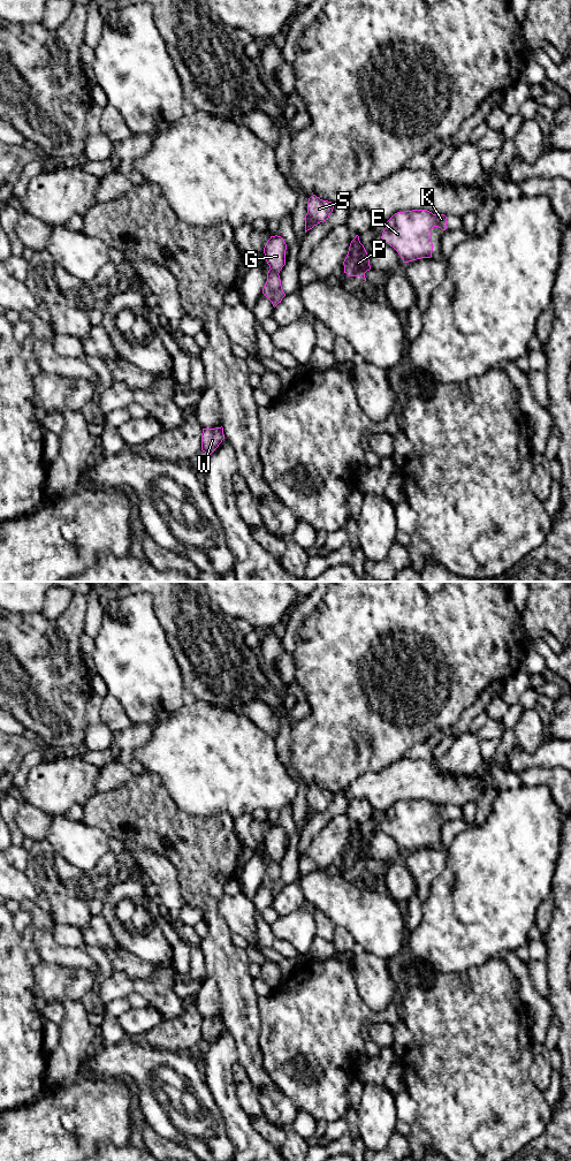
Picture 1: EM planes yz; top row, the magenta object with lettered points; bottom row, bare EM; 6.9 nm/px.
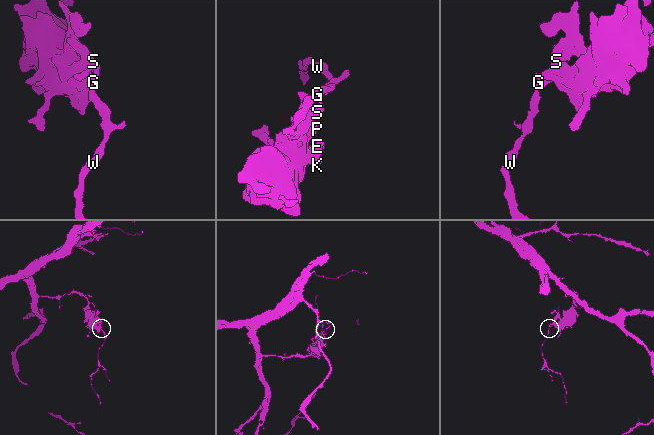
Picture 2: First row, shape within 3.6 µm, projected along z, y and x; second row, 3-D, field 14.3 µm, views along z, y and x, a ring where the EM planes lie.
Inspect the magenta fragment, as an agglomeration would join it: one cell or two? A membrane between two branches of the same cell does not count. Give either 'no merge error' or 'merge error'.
merge error

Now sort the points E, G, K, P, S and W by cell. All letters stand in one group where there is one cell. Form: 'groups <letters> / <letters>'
groups E G K P S / W

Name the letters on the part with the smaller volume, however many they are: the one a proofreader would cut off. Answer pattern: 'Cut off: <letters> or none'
Cut off: W

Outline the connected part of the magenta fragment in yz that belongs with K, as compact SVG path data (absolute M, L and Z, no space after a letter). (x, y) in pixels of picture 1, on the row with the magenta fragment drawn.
M427 210L397 212L386 222L381 238L398 252L404 263L431 258L434 227L446 230L447 217Z

